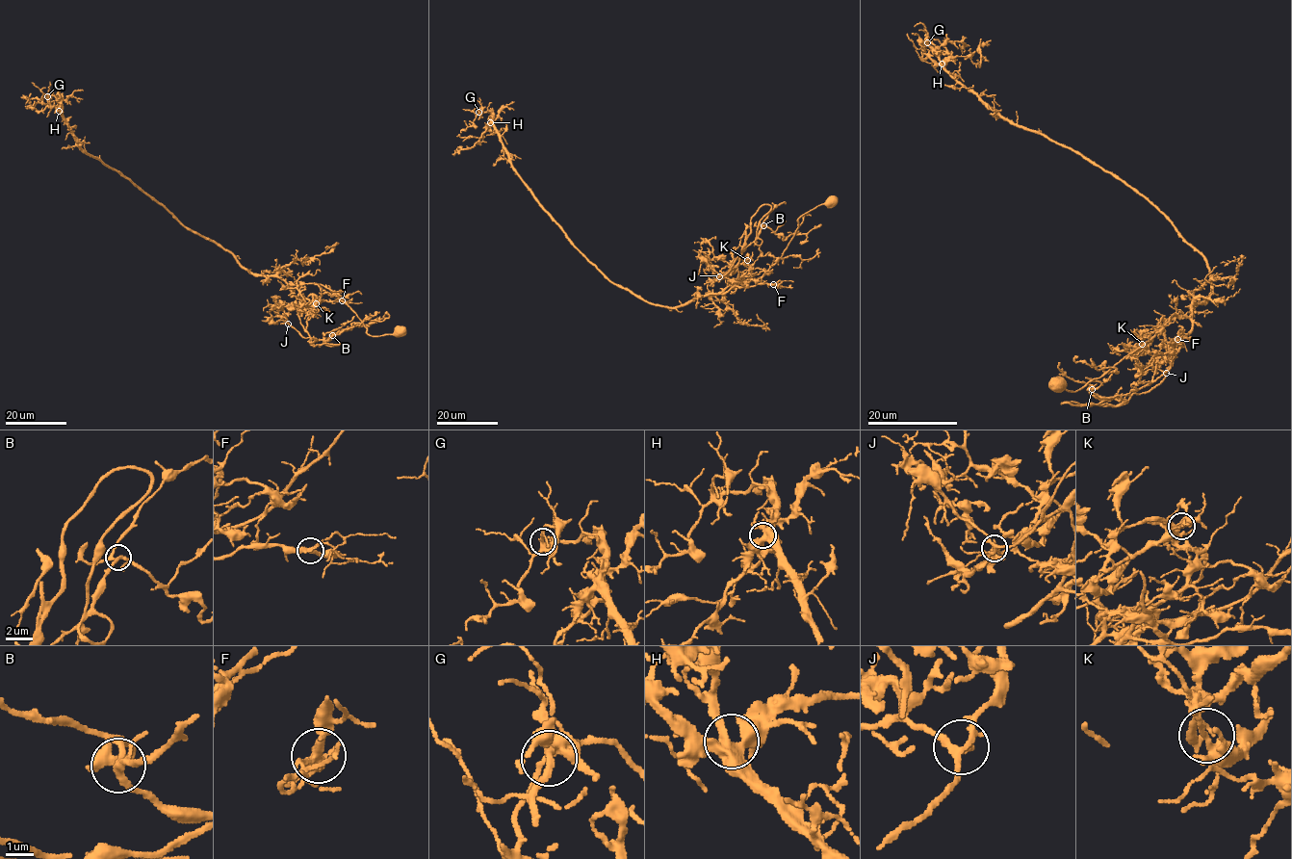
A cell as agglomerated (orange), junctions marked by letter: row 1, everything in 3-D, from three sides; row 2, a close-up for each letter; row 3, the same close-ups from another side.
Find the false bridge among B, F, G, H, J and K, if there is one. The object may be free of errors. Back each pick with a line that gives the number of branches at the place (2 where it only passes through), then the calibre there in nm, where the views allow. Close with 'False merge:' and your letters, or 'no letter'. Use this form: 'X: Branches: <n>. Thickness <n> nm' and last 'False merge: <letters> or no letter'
K: Branches: 5. Thickness 200 nm
False merge: K

